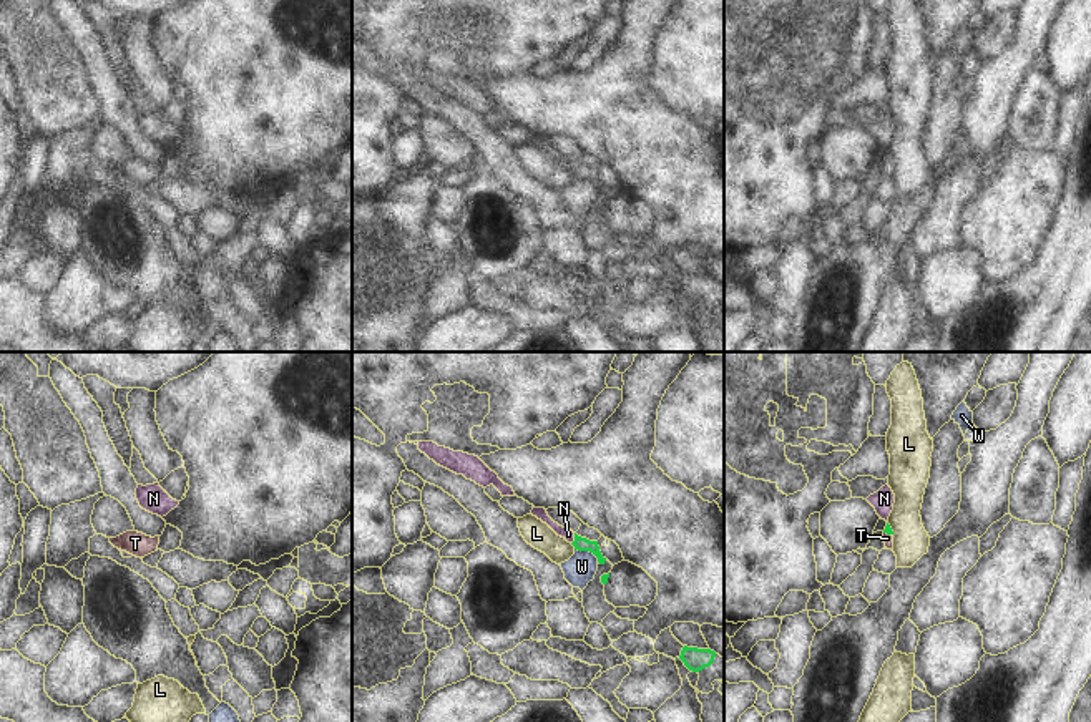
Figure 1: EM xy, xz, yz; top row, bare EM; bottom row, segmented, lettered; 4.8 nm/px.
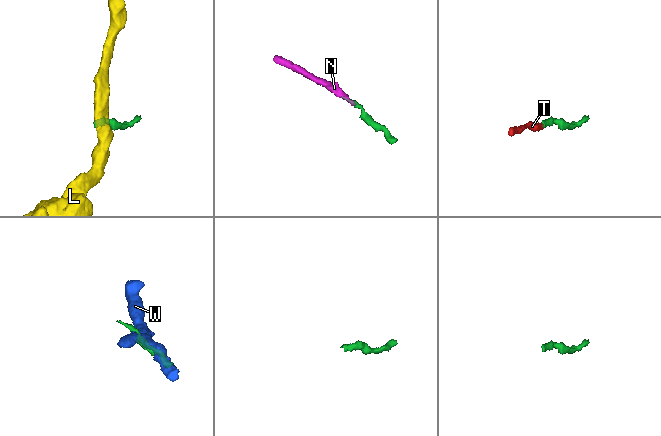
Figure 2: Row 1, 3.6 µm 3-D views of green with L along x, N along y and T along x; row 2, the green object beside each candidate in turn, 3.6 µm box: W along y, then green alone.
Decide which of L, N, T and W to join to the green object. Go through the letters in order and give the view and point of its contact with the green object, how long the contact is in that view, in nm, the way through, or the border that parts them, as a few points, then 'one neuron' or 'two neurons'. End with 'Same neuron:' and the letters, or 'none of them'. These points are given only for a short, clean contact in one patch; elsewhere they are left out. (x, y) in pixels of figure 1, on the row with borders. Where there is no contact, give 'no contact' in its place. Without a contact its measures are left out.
L: xz (573, 545) | 40 nm | along xz (570, 543), (575, 548) | two neurons
N: xz (575, 538) | 60 nm | along xz (575, 533), (572, 543) | two neurons
T: yz (887, 533) | 40 nm | across yz (887, 530), (887, 533), (887, 538) | one neuron
W: xz (588, 550) | 140 nm | along xz (575, 548), (590, 551), (598, 561) | two neurons
Same neuron: T

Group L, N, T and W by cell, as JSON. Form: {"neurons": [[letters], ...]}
{"neurons": [["L"], ["N"], ["T"], ["W"]]}

